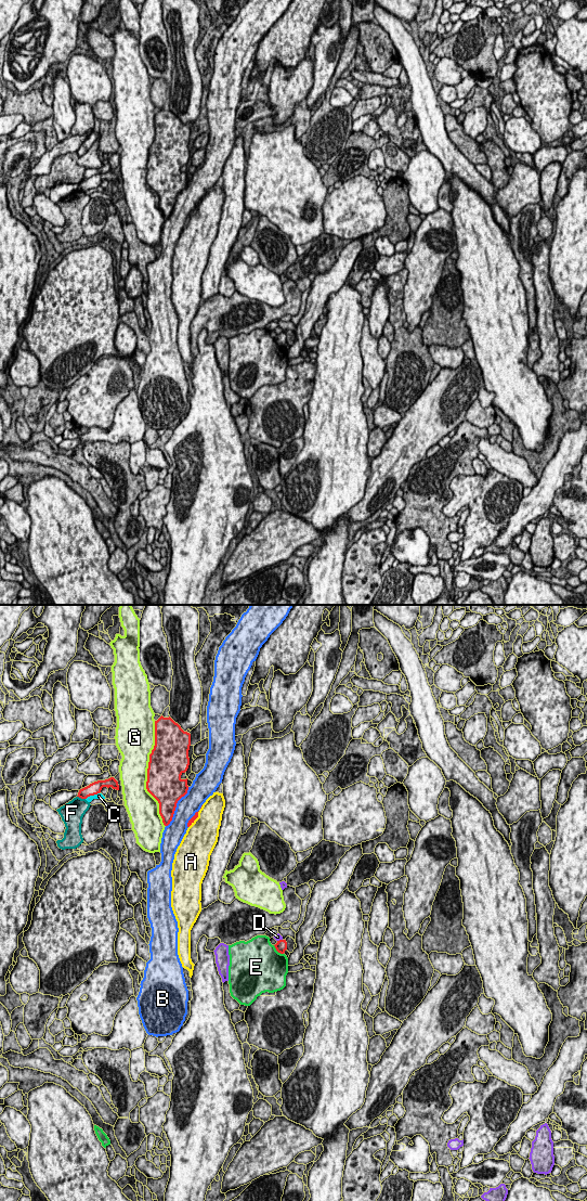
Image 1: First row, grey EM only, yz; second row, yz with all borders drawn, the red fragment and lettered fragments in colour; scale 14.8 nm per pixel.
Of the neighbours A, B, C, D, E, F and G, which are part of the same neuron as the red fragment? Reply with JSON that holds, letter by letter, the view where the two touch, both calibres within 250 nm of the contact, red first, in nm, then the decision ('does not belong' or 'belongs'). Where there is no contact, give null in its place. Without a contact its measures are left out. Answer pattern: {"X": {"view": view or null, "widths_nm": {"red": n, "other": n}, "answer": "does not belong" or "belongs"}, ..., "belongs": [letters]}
{"A": {"view": "yz", "widths_nm": {"red": 70, "other": 440}, "answer": "does not belong"}, "B": {"view": "yz", "widths_nm": {"red": 380, "other": 320}, "answer": "does not belong"}, "C": {"view": "yz", "widths_nm": {"red": 190, "other": 90}, "answer": "does not belong"}, "D": {"view": "yz", "widths_nm": {"red": 170, "other": 90}, "answer": "does not belong"}, "E": {"view": "yz", "widths_nm": {"red": 170, "other": 500}, "answer": "does not belong"}, "F": {"view": "yz", "widths_nm": {"red": 190, "other": 320}, "answer": "does not belong"}, "G": {"view": "yz", "widths_nm": {"red": 500, "other": 420}, "answer": "does not belong"}, "belongs": []}

